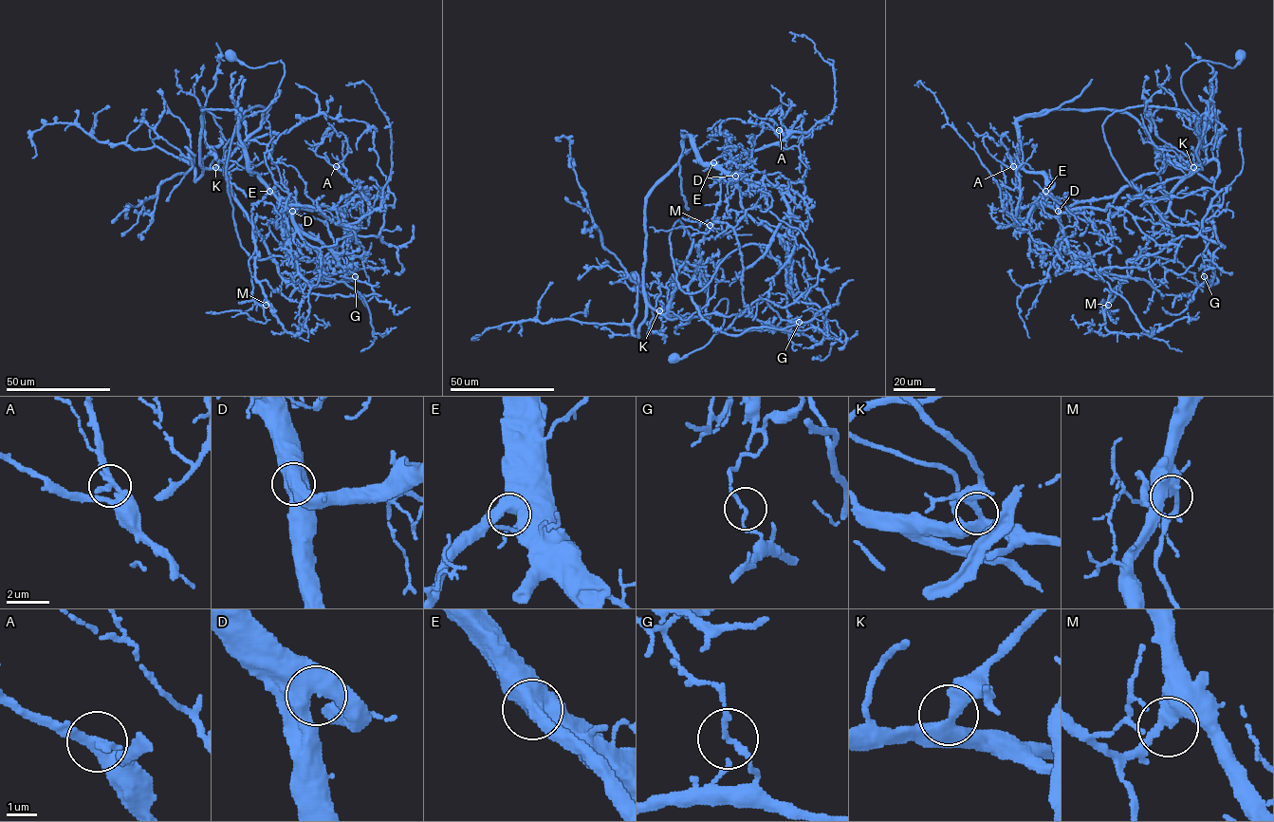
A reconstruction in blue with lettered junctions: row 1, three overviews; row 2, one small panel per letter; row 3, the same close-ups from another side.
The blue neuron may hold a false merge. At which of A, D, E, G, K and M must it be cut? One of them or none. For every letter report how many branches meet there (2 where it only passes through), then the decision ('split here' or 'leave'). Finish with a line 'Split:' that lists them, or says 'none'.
A: branches 2; leave
D: branches 2; leave
E: branches 2; leave
G: branches 2; split here
K: branches 2; leave
M: branches 2; leave
Split: G

